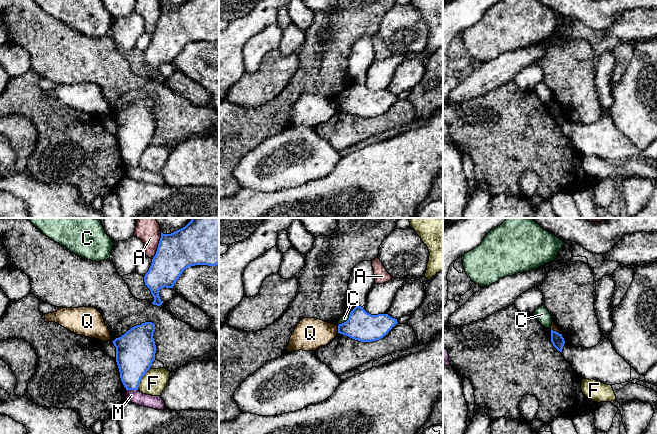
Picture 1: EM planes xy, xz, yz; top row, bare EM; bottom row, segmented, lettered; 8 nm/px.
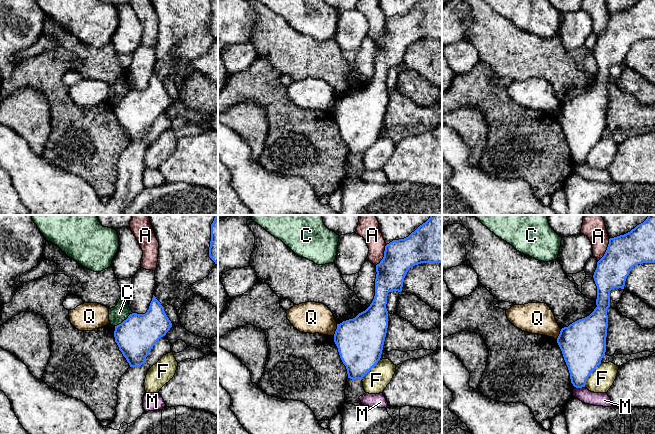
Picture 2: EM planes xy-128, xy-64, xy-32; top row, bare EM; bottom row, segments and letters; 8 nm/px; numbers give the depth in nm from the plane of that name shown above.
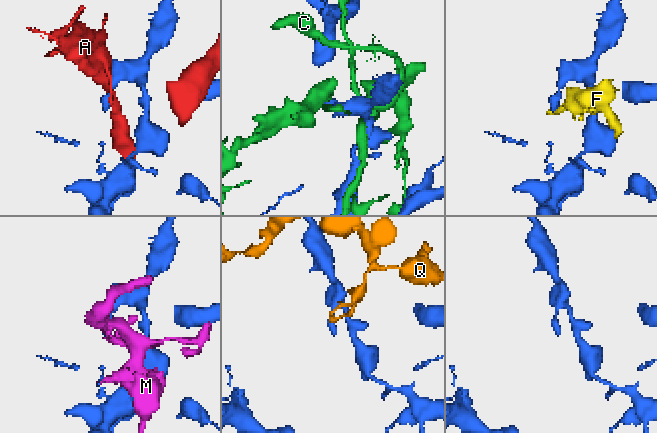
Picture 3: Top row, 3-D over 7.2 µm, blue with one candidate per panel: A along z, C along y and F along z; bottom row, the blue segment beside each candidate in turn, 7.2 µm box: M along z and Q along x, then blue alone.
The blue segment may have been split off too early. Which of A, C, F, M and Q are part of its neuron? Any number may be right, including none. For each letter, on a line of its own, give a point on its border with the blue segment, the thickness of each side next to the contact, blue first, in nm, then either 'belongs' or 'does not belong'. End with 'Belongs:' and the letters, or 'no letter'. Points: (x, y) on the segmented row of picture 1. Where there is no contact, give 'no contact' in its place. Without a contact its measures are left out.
A: xy (158, 246) | 320/200 nm | does not belong
C: xz (347, 320) | 240/60 nm | does not belong
F: xy (141, 378) | 320/190 nm | does not belong
M: xy (132, 389) | 280/110 nm | does not belong
Q: yz (555, 331) | 100/50 nm | does not belong
Belongs: no letter

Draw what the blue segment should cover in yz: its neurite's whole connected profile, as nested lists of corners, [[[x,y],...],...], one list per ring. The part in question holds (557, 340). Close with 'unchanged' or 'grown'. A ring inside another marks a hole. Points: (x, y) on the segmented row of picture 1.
[[[551,329],[551,342],[558,351],[562,352],[563,346],[565,344],[562,334],[559,334],[558,332]]]; unchanged

